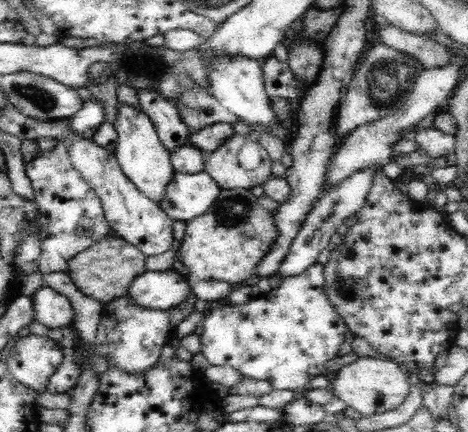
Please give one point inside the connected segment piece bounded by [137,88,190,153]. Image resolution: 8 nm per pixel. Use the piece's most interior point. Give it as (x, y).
(172, 131)

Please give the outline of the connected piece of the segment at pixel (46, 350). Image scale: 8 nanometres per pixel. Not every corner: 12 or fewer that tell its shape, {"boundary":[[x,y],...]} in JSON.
{"boundary":[[20,337],[7,358],[12,376],[46,392],[64,351],[52,338]]}

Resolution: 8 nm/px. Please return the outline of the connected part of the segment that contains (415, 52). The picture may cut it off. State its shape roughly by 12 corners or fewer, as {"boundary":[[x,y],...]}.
{"boundary":[[394,25],[378,40],[426,69],[447,63],[446,45]]}

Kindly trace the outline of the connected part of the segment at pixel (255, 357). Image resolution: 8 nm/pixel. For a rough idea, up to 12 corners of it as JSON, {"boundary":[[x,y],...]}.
{"boundary":[[324,265],[207,311],[211,365],[296,390],[348,330]]}

